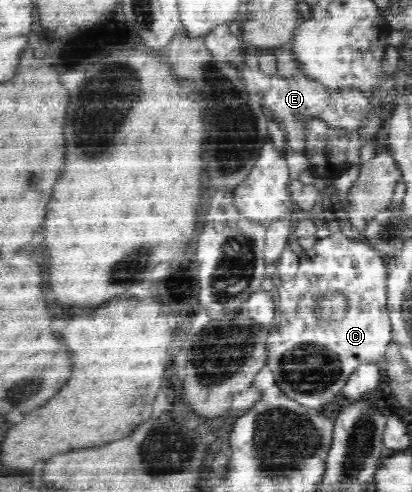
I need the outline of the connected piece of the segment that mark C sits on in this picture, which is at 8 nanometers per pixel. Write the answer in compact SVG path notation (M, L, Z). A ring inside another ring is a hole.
M340 232L316 239L310 250L302 252L304 258L316 260L302 260L300 272L292 280L276 283L276 290L280 290L276 292L280 298L276 318L280 338L268 346L268 368L283 394L314 410L332 402L362 364L383 365L387 346L393 341L386 314L384 260L368 244L356 242L363 240L361 237L348 238ZM328 291L342 291L346 297L348 312L342 320L318 320L314 316L316 296Z

